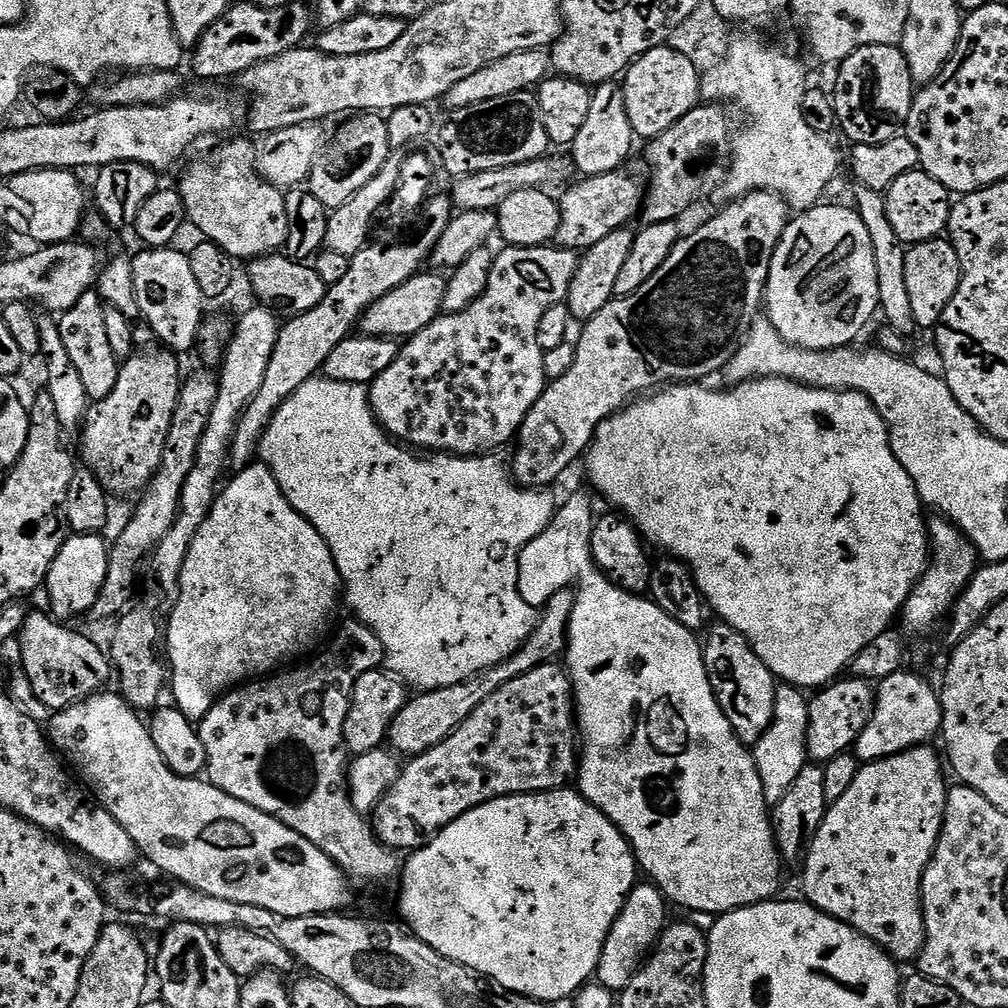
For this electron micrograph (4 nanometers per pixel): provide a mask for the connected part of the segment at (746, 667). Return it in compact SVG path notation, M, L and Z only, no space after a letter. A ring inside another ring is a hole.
M716 622L716 625L707 633L708 644L703 645L704 665L706 674L710 678L710 686L718 698L718 706L722 706L722 714L730 722L734 734L746 746L755 746L766 734L770 722L774 718L774 702L778 687L777 677L752 652L752 647L746 642L738 630L728 624Z

